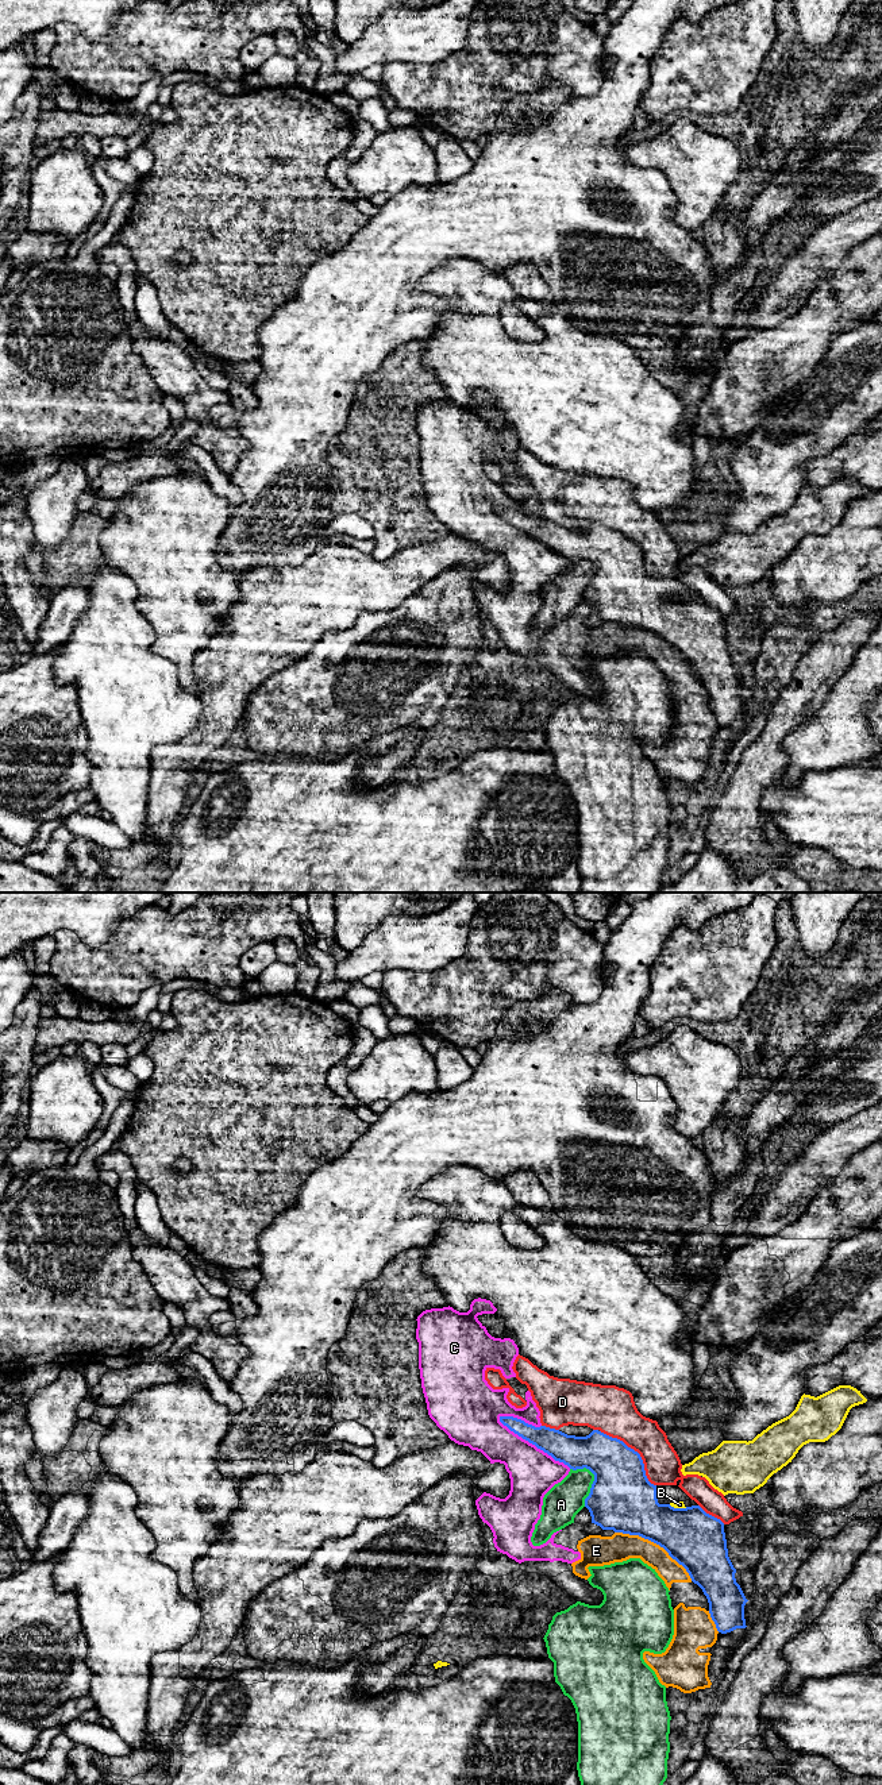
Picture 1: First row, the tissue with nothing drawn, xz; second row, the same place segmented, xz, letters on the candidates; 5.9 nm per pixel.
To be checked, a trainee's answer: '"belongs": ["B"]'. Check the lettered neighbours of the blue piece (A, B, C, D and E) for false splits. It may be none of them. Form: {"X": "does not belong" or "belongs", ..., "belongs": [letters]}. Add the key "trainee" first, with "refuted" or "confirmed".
{"trainee": "refuted", "A": "does not belong", "B": "does not belong", "C": "does not belong", "D": "does not belong", "E": "does not belong", "belongs": []}

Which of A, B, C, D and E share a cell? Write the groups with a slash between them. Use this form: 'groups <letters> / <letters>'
groups A / B / C E / D

